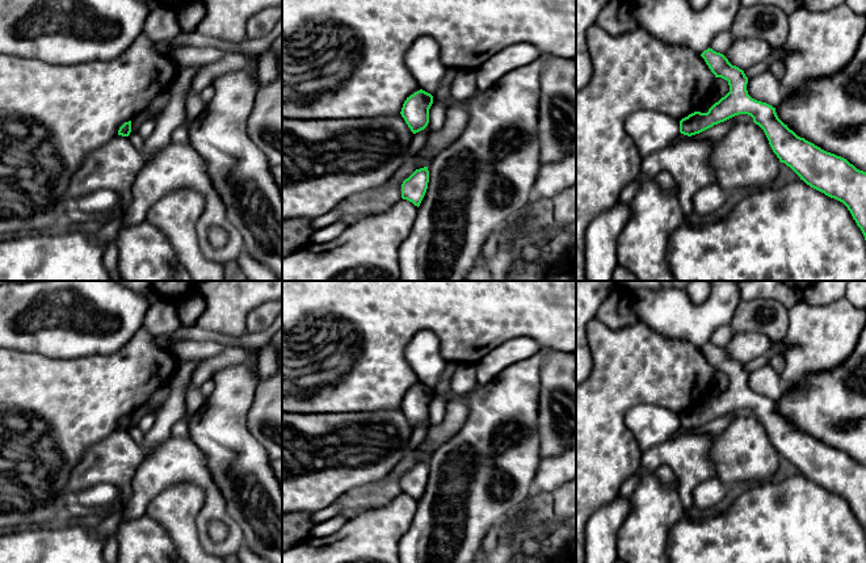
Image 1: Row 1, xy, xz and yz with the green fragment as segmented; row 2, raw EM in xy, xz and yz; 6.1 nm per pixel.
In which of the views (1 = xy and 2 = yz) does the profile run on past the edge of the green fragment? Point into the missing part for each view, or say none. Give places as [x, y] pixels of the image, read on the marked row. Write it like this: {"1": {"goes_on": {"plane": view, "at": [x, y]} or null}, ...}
{"1": {"goes_on": null}, "2": {"goes_on": null}}

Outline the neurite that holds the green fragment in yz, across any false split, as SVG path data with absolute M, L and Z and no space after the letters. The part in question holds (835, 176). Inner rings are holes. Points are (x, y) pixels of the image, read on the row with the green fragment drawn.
M709 47L701 56L715 77L728 81L730 92L707 113L694 112L682 118L680 133L691 136L735 115L751 115L764 130L779 161L790 167L811 188L842 202L866 240L866 172L798 136L778 118L775 108L748 94L748 77L744 71L732 66L723 54Z

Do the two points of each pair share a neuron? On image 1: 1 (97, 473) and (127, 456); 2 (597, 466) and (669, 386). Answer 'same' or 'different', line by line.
1: same
2: same

